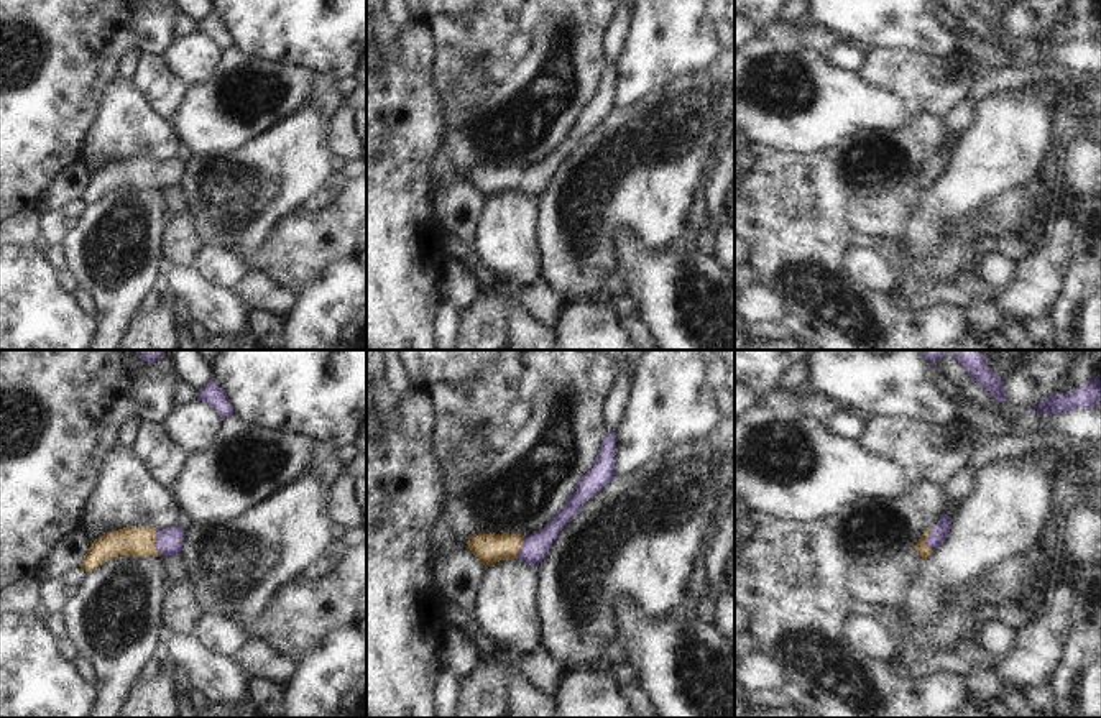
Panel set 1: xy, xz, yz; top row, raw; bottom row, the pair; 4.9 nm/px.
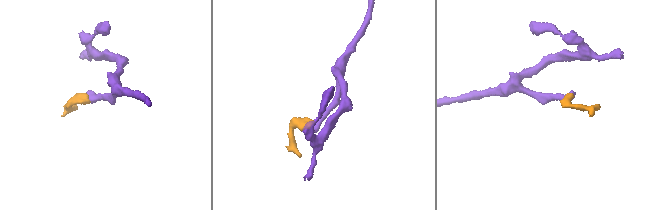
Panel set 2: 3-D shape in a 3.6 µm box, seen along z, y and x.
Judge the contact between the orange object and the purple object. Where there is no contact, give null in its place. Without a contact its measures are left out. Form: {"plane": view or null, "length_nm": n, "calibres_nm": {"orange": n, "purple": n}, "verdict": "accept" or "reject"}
{"plane": "xy", "length_nm": 120, "calibres_nm": {"orange": 160, "purple": 130}, "verdict": "accept"}

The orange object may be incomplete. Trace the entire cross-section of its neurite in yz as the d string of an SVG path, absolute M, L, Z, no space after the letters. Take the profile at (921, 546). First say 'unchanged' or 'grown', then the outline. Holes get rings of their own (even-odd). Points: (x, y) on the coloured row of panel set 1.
grown; M942 514L937 524L932 529L925 529L919 542L915 544L915 550L922 559L927 559L935 549L938 549L948 532L951 529L951 518L948 514Z

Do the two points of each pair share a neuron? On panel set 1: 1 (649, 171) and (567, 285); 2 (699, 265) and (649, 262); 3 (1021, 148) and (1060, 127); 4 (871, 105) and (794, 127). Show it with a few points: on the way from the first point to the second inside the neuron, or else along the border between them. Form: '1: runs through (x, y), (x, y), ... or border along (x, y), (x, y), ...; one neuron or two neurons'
1: runs through (621, 199), (579, 242), (575, 257); one neuron
2: runs through (687, 265), (661, 265); one neuron
3: border along (1054, 115), (1050, 140), (1039, 168); two neurons
4: runs through (852, 105), (819, 105), (814, 110); one neuron

